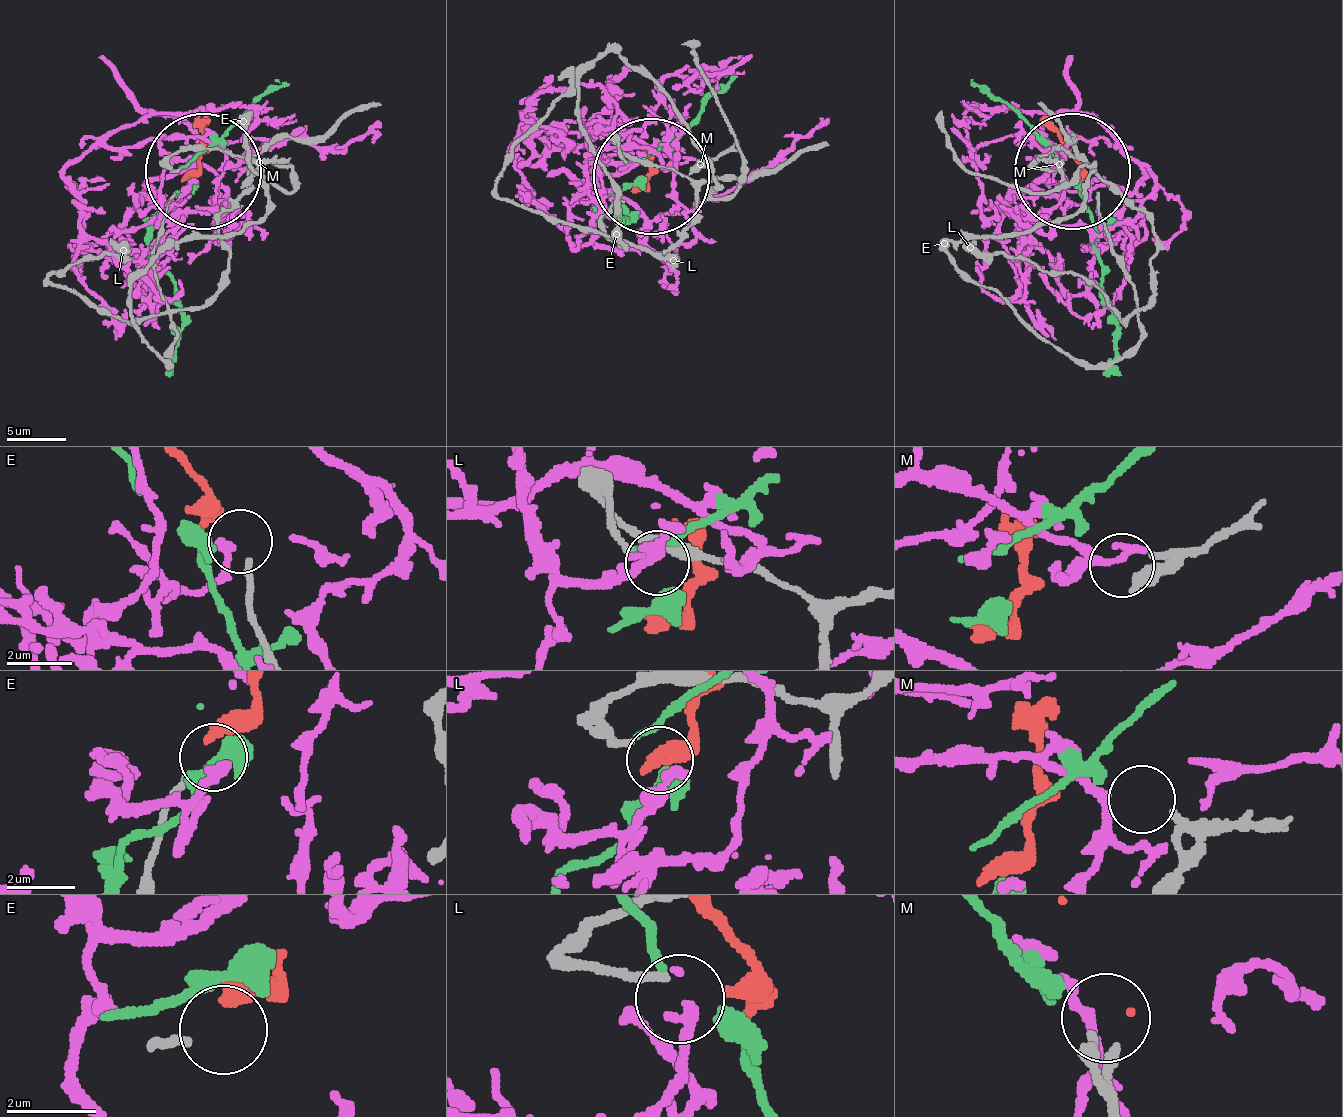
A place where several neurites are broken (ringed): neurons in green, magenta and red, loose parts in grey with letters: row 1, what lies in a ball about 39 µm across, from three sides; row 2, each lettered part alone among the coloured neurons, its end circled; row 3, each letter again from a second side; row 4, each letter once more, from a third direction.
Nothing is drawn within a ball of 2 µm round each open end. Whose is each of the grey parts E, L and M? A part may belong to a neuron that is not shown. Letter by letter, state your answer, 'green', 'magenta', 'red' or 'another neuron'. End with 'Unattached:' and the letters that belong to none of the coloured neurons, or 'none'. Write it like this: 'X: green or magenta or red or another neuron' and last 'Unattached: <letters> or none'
E: another neuron
L: red
M: magenta
Unattached: E

